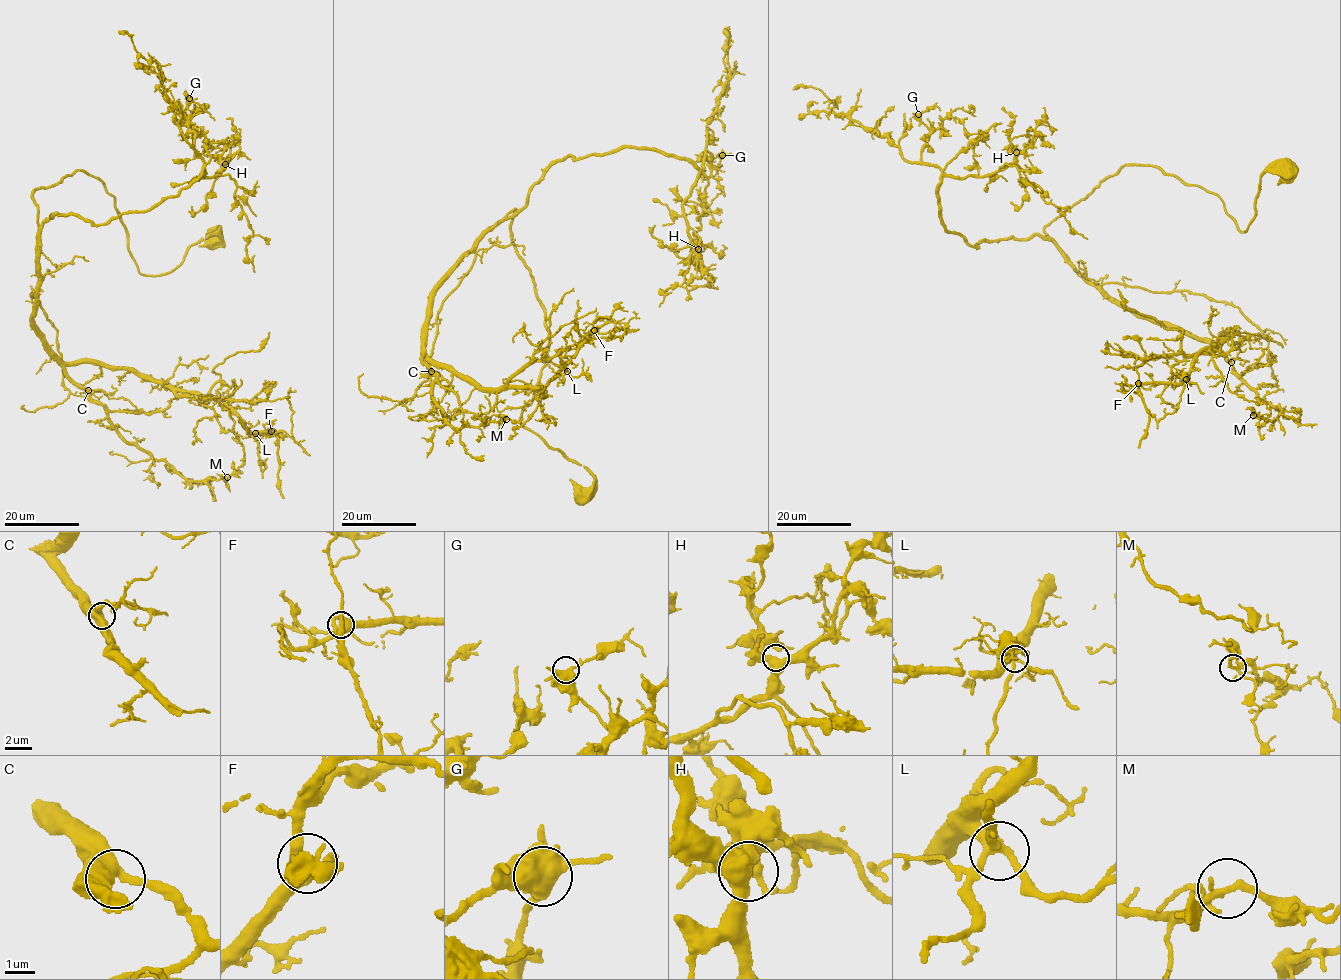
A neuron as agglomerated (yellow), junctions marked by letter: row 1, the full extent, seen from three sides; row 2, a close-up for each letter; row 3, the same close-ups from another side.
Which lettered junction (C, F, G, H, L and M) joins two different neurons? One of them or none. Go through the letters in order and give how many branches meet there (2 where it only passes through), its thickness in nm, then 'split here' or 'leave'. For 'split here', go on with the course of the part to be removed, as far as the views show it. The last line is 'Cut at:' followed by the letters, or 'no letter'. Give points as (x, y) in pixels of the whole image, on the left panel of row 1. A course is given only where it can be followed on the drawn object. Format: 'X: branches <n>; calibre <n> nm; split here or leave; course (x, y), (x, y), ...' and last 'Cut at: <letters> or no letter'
C: branches 3; calibre 500 nm; leave
F: branches 3; calibre 440 nm; leave
G: branches 4; calibre 480 nm; leave
H: branches 3; calibre 480 nm; leave
L: branches 4; calibre 320 nm; leave
M: branches 5; calibre 200 nm; leave
Cut at: no letter

